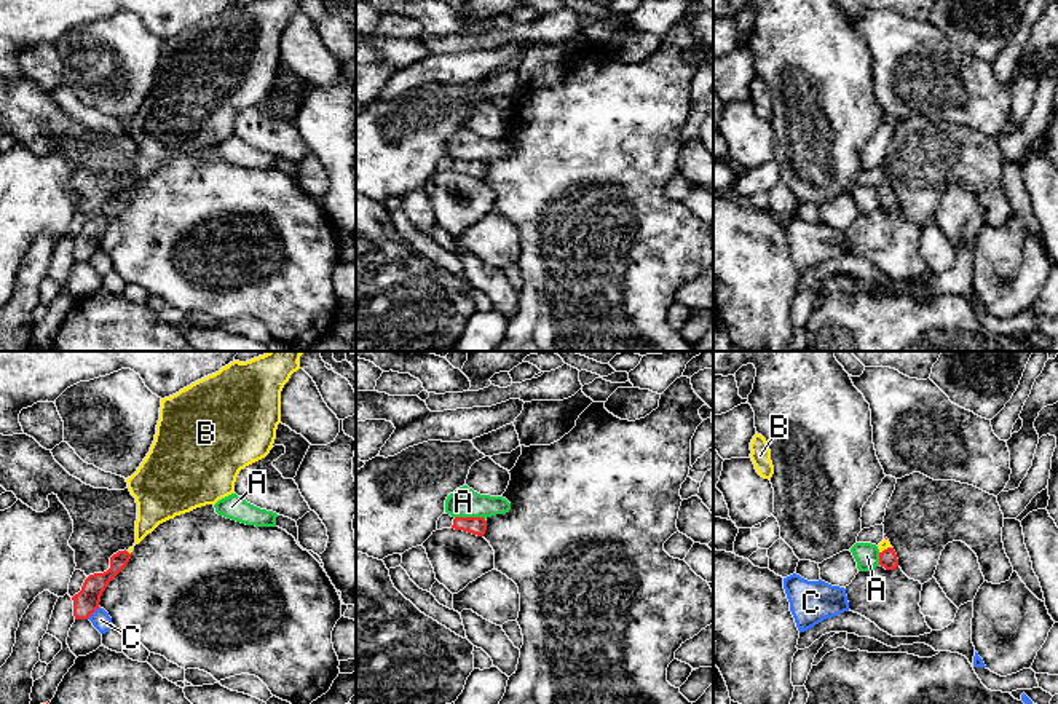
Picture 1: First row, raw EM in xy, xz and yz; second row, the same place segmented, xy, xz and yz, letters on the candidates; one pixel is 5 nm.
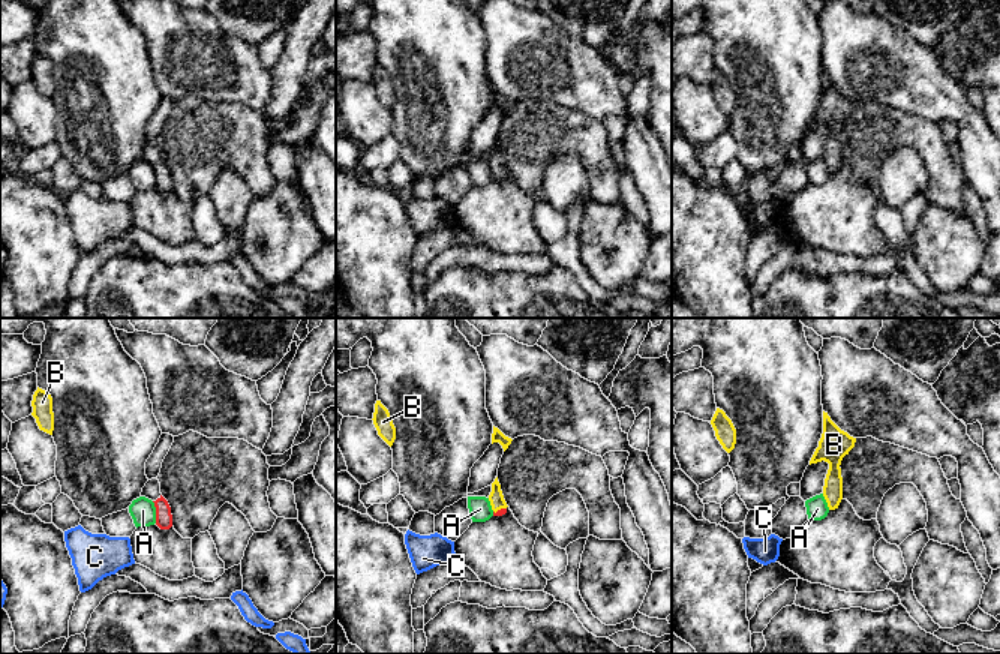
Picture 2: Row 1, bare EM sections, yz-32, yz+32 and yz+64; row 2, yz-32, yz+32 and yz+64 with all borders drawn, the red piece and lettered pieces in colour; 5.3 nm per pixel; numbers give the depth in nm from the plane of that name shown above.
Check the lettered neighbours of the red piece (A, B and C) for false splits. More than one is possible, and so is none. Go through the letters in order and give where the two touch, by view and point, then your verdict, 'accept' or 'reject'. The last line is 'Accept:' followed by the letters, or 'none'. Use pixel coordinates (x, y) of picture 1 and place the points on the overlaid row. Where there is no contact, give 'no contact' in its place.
A: contact xz (469, 518); reject
B: contact xy (128, 553); accept
C: contact xy (93, 612); reject
Accept: B

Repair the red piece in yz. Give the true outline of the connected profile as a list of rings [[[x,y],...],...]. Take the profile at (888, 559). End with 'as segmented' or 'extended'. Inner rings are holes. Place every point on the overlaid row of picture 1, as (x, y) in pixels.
[[[882,540],[878,546],[879,549],[879,565],[884,567],[886,570],[894,570],[898,567],[898,559],[890,546],[889,540]]]; extended

